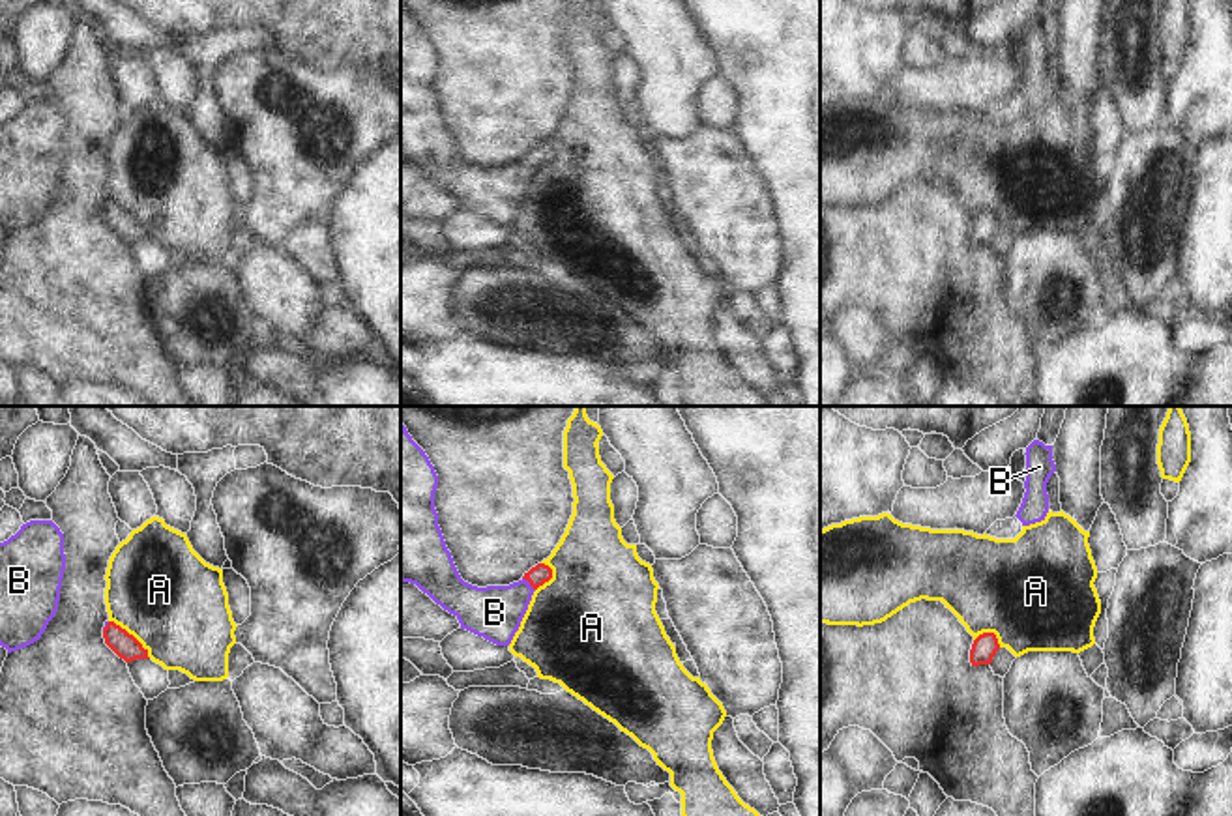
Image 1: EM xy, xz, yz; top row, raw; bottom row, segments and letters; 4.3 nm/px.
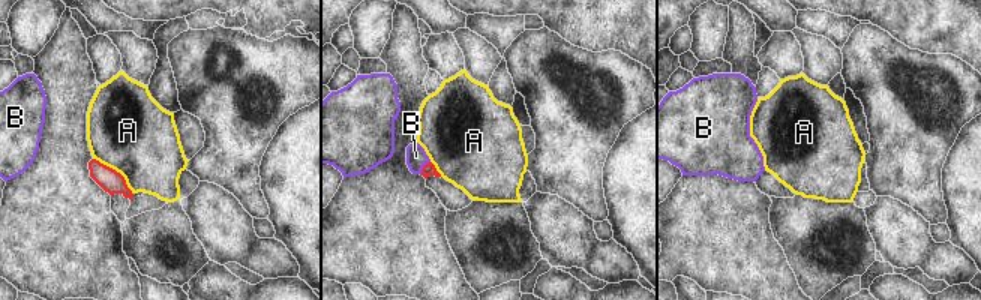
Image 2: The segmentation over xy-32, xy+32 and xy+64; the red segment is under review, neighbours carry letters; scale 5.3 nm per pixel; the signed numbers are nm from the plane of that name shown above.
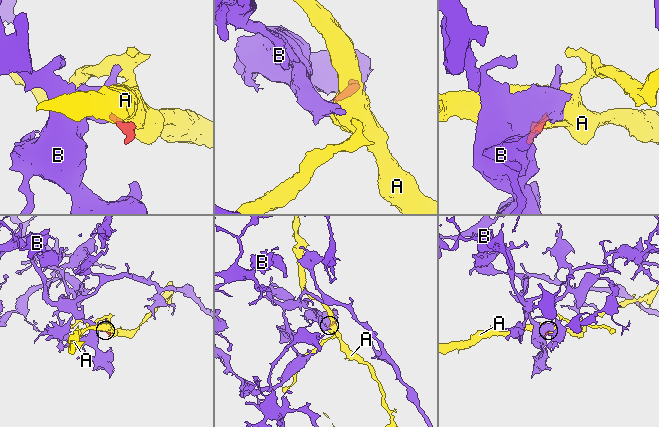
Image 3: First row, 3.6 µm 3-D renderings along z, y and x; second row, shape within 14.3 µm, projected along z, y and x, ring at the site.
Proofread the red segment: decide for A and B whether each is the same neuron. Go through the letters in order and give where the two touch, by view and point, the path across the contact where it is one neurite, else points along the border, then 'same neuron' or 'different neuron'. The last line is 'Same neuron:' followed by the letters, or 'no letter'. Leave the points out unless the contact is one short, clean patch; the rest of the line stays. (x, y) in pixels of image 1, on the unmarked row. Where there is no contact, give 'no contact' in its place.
A: meets red in xy at (132, 216); border along xy (109, 201), (124, 208), (150, 238); different neuron
B: meets red in xz at (530, 165); runs through xz (542, 154), (530, 165), (495, 193); same neuron
Same neuron: B

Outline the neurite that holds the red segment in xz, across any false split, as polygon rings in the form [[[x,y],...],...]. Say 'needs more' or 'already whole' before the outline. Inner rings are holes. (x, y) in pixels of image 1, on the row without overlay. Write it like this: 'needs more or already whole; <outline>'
needs more; [[[401,2],[401,163],[416,165],[466,210],[496,226],[509,226],[528,191],[534,172],[552,159],[552,150],[537,144],[519,163],[477,168],[464,163],[446,127],[434,90],[438,56],[425,32]]]

